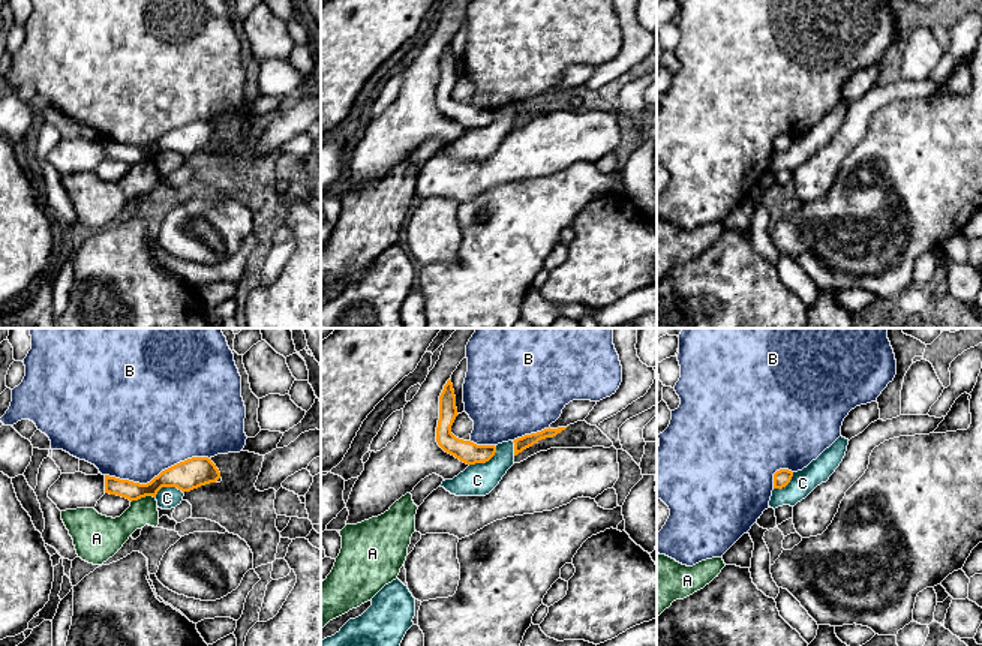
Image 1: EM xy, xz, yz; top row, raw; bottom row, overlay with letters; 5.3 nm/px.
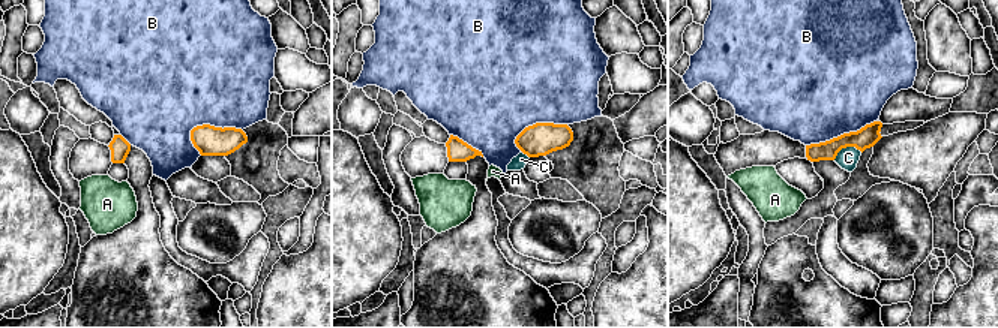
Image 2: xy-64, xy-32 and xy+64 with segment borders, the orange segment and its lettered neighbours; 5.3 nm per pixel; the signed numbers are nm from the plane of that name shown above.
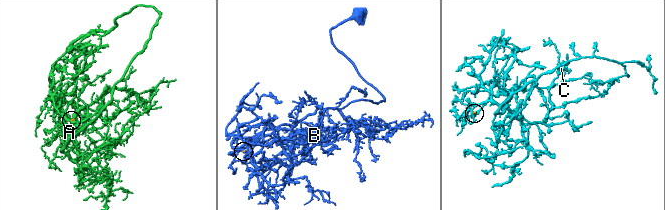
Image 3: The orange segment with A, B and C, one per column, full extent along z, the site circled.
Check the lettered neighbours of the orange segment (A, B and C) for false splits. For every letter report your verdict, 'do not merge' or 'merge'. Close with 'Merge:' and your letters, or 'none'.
A: do not merge
B: do not merge
C: do not merge
Merge: none

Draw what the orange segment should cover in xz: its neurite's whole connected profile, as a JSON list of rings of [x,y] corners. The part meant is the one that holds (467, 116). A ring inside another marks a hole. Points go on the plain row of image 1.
[[[448,43],[439,60],[436,106],[445,117],[466,129],[489,126],[496,117],[495,109],[477,109],[471,105],[459,103],[451,97],[451,90],[457,79],[454,54],[451,43]]]

